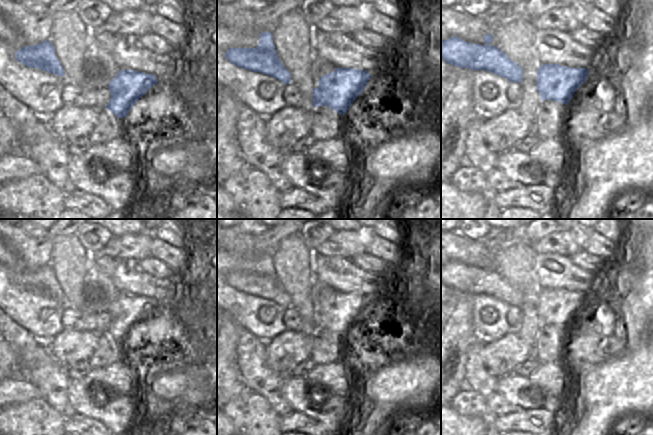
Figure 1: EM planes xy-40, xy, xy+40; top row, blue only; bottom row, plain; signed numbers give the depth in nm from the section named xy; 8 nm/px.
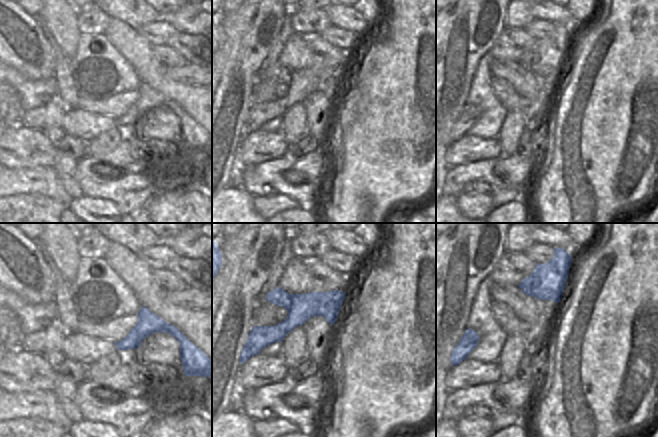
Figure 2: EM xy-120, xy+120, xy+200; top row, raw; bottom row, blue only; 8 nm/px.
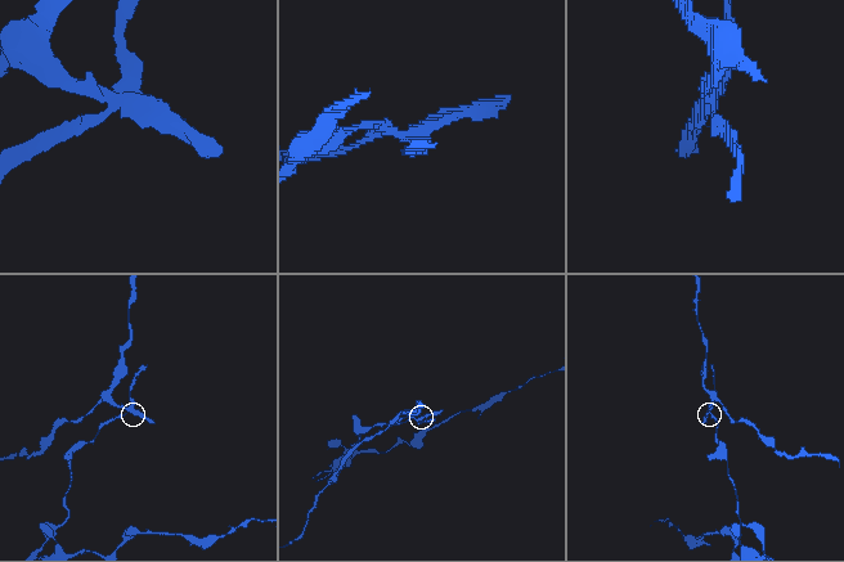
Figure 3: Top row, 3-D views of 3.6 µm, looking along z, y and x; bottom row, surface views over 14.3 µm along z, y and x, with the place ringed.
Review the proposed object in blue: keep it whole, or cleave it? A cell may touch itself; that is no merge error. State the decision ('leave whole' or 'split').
split

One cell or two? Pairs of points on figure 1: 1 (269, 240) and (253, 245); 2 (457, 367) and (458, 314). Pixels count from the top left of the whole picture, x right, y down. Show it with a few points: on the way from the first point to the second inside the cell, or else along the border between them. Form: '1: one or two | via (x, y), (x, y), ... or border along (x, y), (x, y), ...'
1: one | via (265, 243), (257, 244)
2: one | via (455, 354), (455, 327)

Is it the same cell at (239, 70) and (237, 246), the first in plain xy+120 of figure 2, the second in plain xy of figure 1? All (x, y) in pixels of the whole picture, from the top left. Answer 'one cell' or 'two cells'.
two cells

